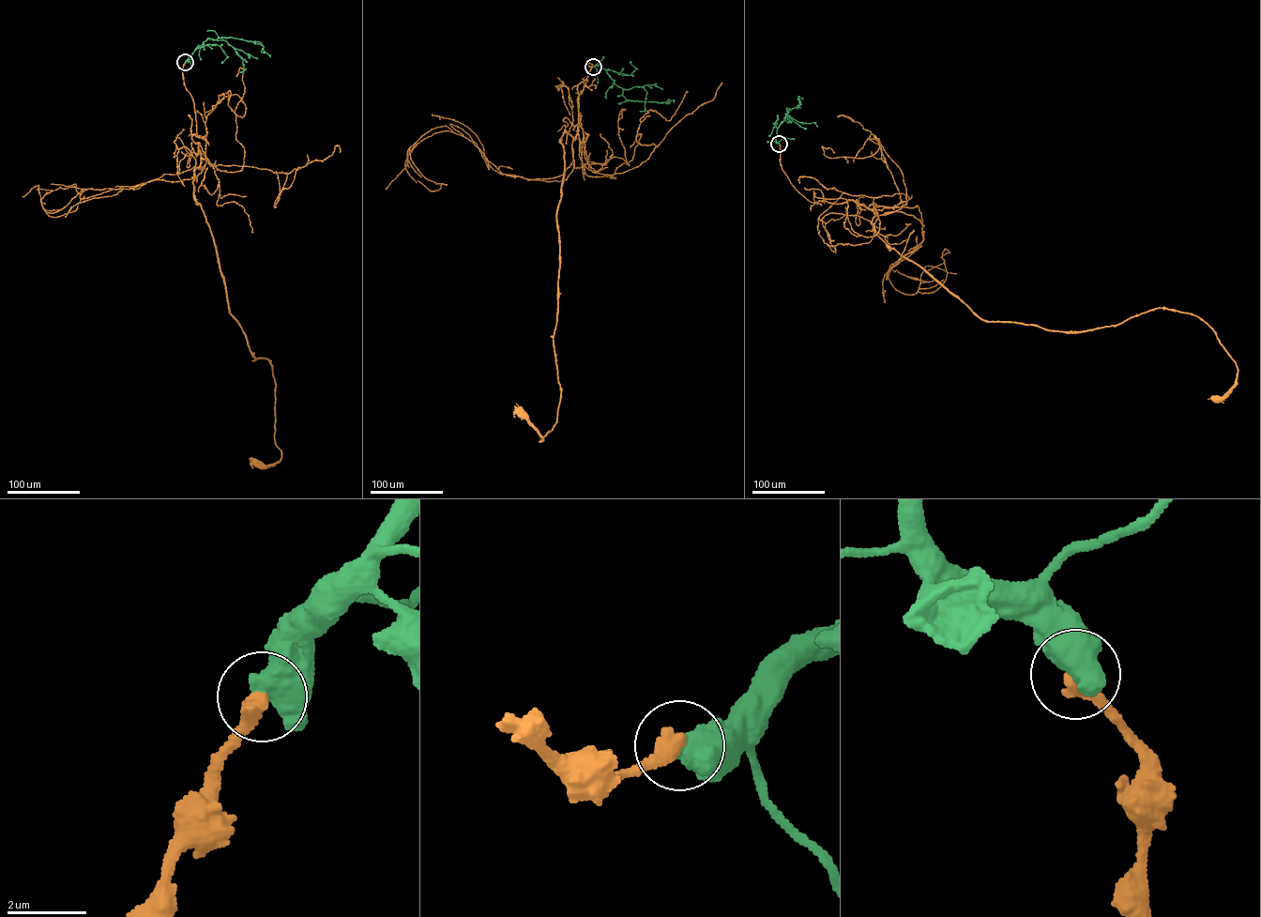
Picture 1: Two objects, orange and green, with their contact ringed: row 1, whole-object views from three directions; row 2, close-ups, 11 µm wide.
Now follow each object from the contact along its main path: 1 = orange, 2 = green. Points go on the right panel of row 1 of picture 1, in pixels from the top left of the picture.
1: (779, 144), (797, 191), (873, 211), (984, 320), (1197, 316), (1238, 369), (1216, 398)
2: (779, 144), (775, 138), (777, 129), (788, 109), (798, 106), (798, 98), (797, 106), (800, 107)

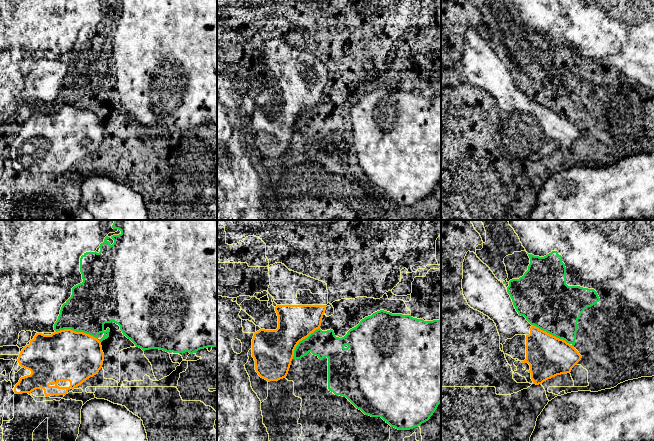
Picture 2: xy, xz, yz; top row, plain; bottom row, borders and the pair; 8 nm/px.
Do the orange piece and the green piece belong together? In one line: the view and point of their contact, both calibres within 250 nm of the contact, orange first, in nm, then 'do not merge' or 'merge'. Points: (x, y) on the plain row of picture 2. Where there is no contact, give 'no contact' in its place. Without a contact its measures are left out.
contact xy (78, 108); calibres 420 and 360 nm; do not merge

